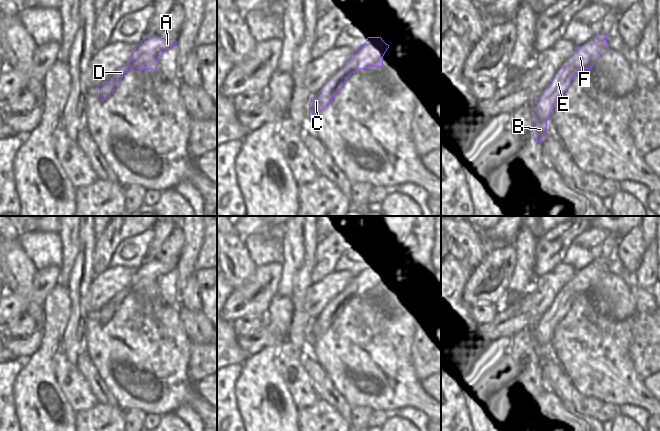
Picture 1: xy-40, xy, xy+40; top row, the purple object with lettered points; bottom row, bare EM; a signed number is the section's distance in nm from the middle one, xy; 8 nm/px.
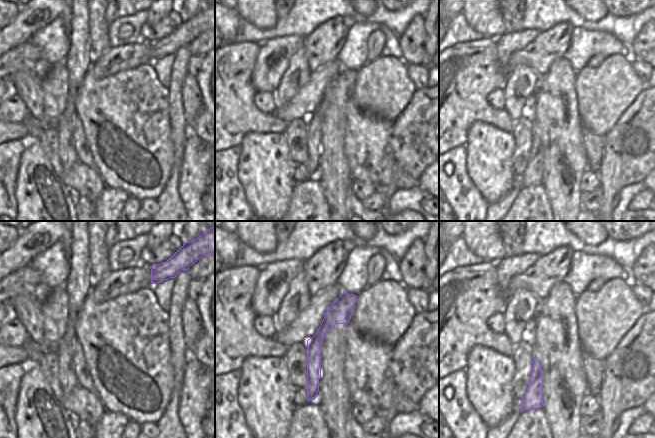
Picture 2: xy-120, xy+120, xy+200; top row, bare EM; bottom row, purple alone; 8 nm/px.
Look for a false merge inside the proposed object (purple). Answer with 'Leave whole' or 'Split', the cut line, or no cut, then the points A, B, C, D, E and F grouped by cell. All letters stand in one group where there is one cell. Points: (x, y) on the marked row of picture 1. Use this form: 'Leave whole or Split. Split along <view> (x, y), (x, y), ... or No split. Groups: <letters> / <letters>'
Leave whole. No split. Groups: A B C D E F

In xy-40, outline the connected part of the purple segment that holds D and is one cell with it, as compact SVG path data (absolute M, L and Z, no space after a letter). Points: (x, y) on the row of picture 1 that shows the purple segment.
M147 35L138 45L128 63L112 73L106 81L97 87L97 96L102 100L108 99L123 76L132 68L157 70L157 60L166 50L177 43L174 39L164 39L156 35Z

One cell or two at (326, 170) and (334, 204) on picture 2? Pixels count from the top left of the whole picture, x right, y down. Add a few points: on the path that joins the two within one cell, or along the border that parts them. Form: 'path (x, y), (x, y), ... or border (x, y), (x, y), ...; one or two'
path (334, 178), (334, 196); one

